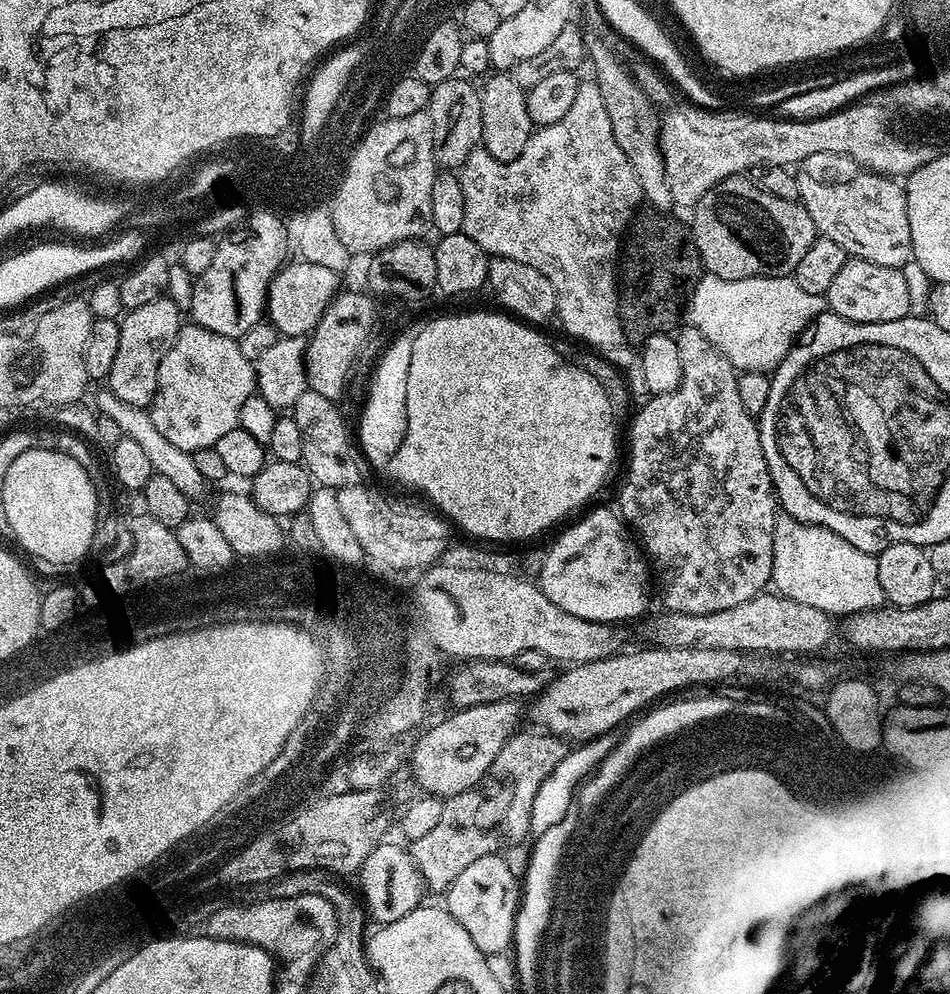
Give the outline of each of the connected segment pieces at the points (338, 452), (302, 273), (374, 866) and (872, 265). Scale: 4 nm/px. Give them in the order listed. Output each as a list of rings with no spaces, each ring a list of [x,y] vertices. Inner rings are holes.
[[[307,390],[295,402],[294,415],[298,430],[302,430],[302,463],[309,476],[319,487],[339,490],[365,483],[369,479],[370,465],[354,439],[353,429],[348,429],[343,414],[336,407],[337,401],[327,400],[322,398],[322,394]]]
[[[297,259],[295,263],[285,263],[268,286],[266,316],[281,337],[307,337],[341,287],[341,277],[334,270],[314,266],[314,262],[302,259]]]
[[[381,842],[366,854],[366,860],[362,862],[358,871],[360,878],[360,892],[362,904],[368,907],[368,912],[377,921],[377,925],[383,926],[402,918],[406,914],[421,907],[423,896],[426,896],[426,885],[416,871],[416,865],[412,863],[412,853],[407,847],[399,848],[396,844]]]
[[[849,259],[838,270],[834,282],[830,282],[826,293],[826,304],[842,318],[859,324],[870,322],[894,322],[909,315],[914,306],[910,302],[910,290],[906,286],[903,271],[890,266],[878,266],[878,262]]]

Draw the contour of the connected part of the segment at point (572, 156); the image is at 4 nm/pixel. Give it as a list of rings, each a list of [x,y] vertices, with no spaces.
[[[585,79],[578,86],[578,92],[574,94],[574,103],[570,106],[570,110],[566,110],[566,115],[558,118],[558,122],[553,124],[545,124],[537,127],[532,133],[532,137],[526,142],[526,150],[522,150],[522,154],[518,154],[518,158],[514,158],[510,162],[502,162],[493,158],[483,146],[477,146],[474,151],[468,155],[466,162],[458,169],[460,177],[460,185],[462,186],[462,194],[466,202],[466,218],[464,219],[464,227],[462,231],[470,238],[474,238],[474,242],[478,242],[480,249],[493,256],[505,256],[506,258],[514,258],[518,262],[526,262],[526,266],[534,266],[534,270],[546,274],[546,278],[550,278],[550,286],[554,286],[556,291],[556,316],[560,324],[565,328],[569,337],[575,338],[577,341],[583,342],[586,338],[598,338],[598,334],[594,334],[594,326],[590,328],[590,288],[592,288],[592,276],[596,274],[596,270],[611,270],[611,261],[616,253],[617,233],[620,232],[624,219],[628,216],[629,208],[635,204],[640,196],[640,187],[638,186],[638,178],[634,174],[634,166],[630,166],[630,158],[626,158],[626,154],[622,154],[622,146],[618,146],[618,142],[614,142],[614,130],[610,126],[610,114],[606,114],[606,102],[602,102],[602,90],[598,90],[595,79]]]

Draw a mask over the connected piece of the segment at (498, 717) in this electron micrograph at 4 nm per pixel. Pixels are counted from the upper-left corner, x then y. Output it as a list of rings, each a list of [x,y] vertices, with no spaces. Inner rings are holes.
[[[515,699],[494,700],[488,704],[474,704],[469,708],[461,708],[456,715],[456,720],[452,723],[450,734],[441,734],[434,739],[430,739],[426,744],[421,743],[419,751],[415,754],[414,767],[416,766],[416,780],[421,784],[425,793],[447,798],[453,792],[464,792],[471,789],[489,768],[495,763],[498,750],[508,741],[510,733],[513,731],[512,723],[516,720],[518,708]]]

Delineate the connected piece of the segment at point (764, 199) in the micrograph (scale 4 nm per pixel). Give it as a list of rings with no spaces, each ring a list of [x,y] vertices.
[[[747,175],[731,176],[722,182],[714,185],[705,196],[699,200],[694,207],[696,213],[696,240],[699,240],[700,251],[704,253],[704,260],[707,261],[708,267],[712,268],[713,272],[718,272],[725,277],[738,277],[743,274],[749,276],[788,276],[795,273],[798,262],[802,260],[802,254],[806,254],[806,250],[810,248],[812,243],[818,239],[818,233],[814,226],[814,218],[810,218],[810,214],[804,209],[804,205],[795,201],[787,200],[786,198],[775,197],[774,194],[768,193],[767,190],[761,188],[755,179],[749,178]]]

